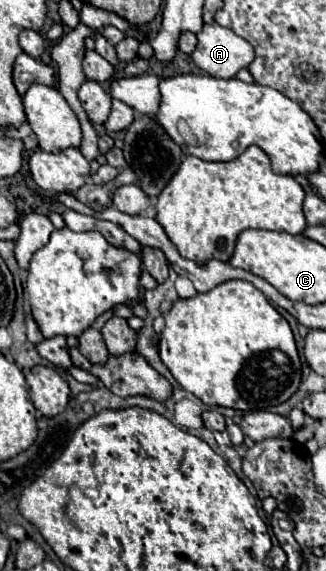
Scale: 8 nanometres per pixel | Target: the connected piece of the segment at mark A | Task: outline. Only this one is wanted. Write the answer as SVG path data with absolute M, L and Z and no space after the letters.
M218 23L204 25L196 37L198 47L192 53L192 59L212 77L236 77L236 73L242 67L248 67L254 59L254 47L232 29Z

